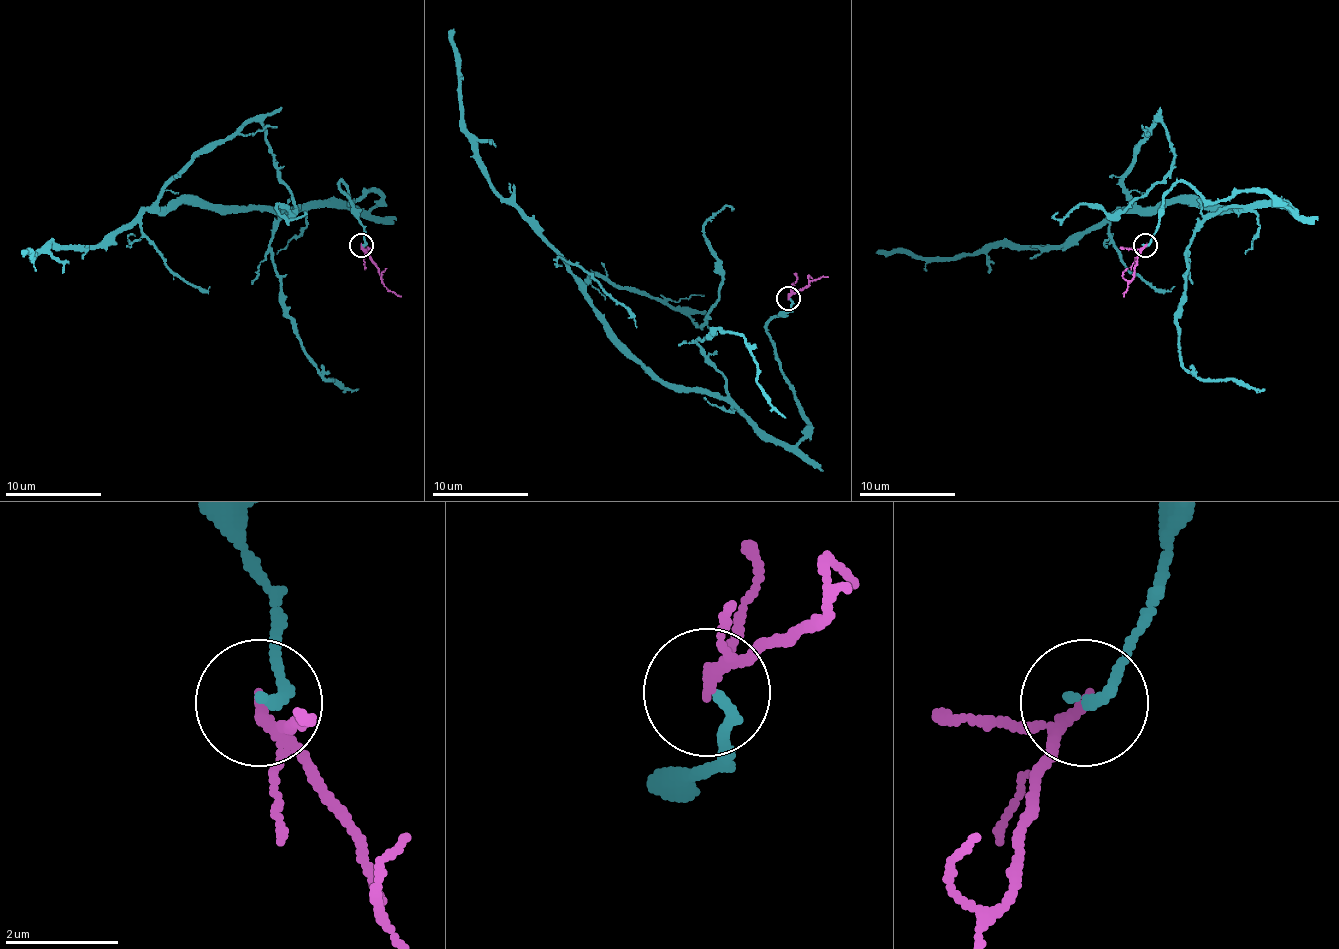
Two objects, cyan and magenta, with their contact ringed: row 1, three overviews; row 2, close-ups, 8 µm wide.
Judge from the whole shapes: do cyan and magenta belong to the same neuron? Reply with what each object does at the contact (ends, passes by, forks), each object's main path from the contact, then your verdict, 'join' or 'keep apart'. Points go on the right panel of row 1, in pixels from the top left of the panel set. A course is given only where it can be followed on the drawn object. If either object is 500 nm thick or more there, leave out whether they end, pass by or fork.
cyan ends there; magenta passes by; cyan runs (1145, 246), (1178, 181), (1291, 212), (1137, 205), (1123, 174), (1159, 121), (1161, 181), (1123, 210), (1058, 212); magenta runs (1145, 246), (1123, 296); keep apart

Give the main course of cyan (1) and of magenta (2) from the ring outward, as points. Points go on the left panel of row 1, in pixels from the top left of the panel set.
1: (361, 246), (340, 181), (381, 200), (157, 205), (258, 121), (292, 193), (277, 210), (306, 212)
2: (361, 246), (378, 270), (381, 282), (400, 296)

